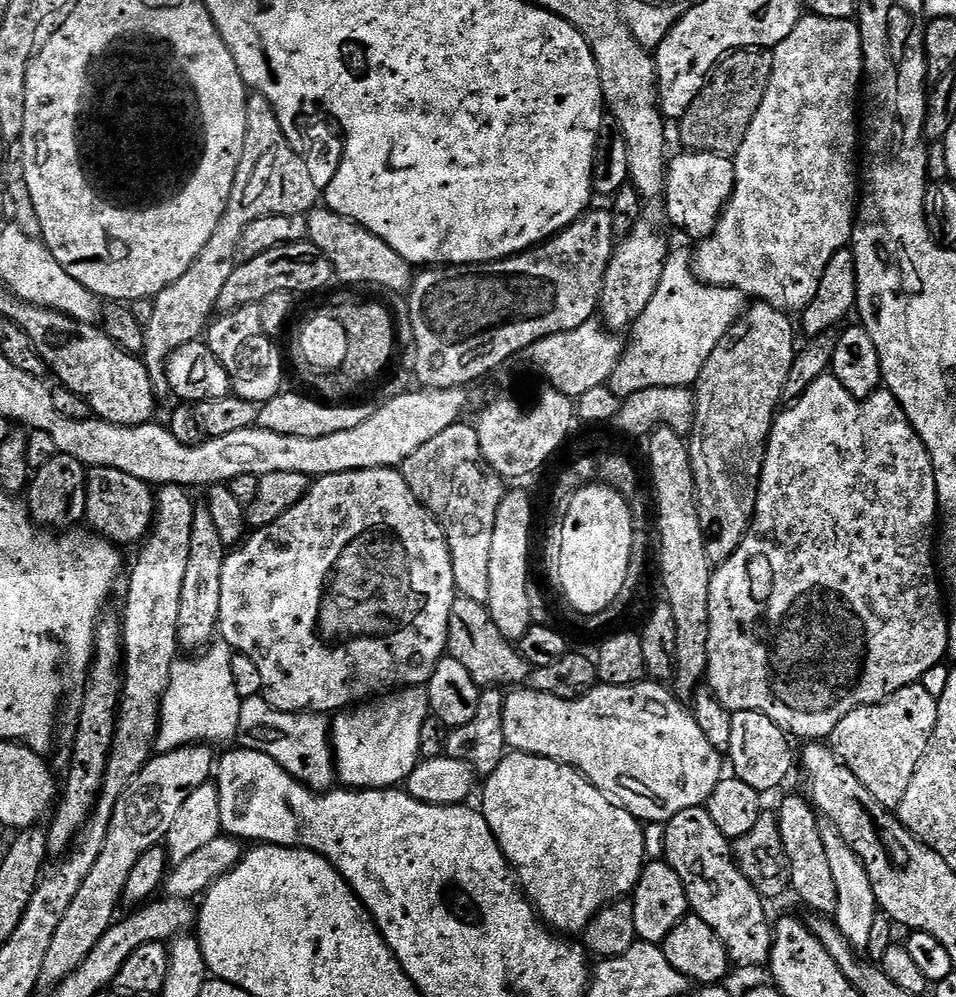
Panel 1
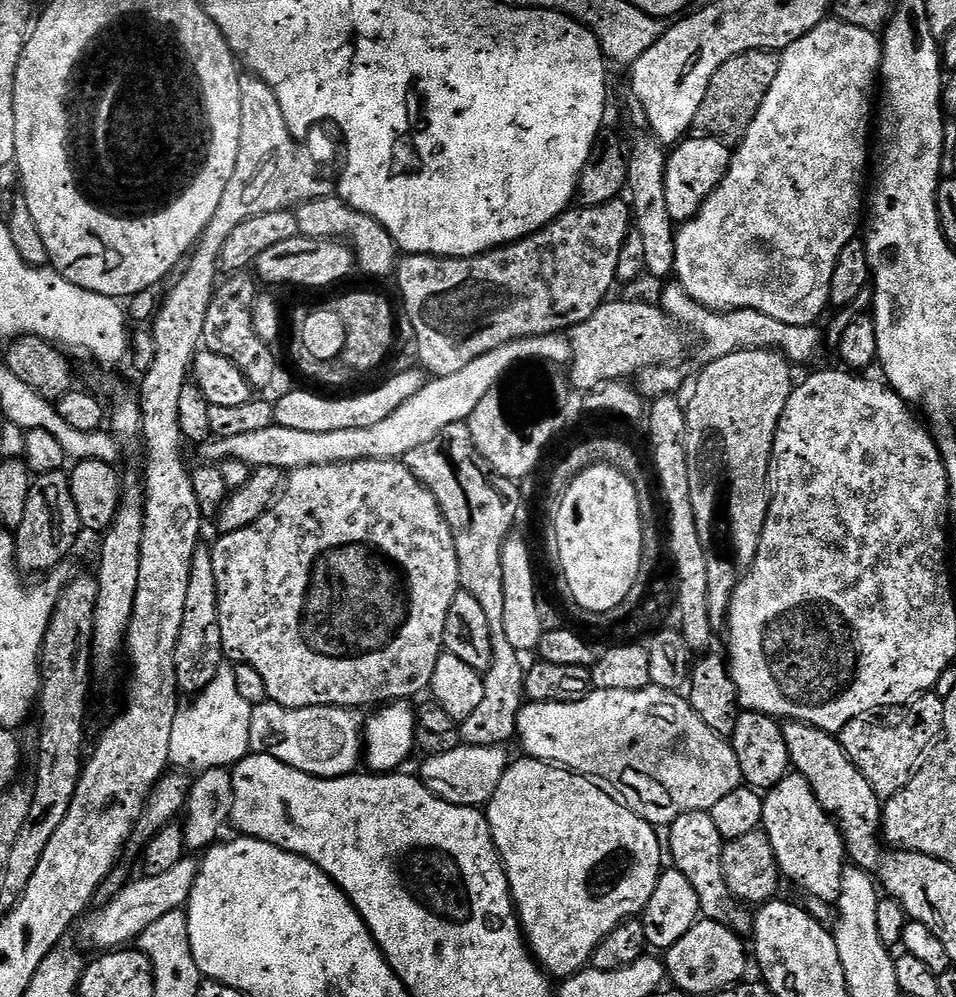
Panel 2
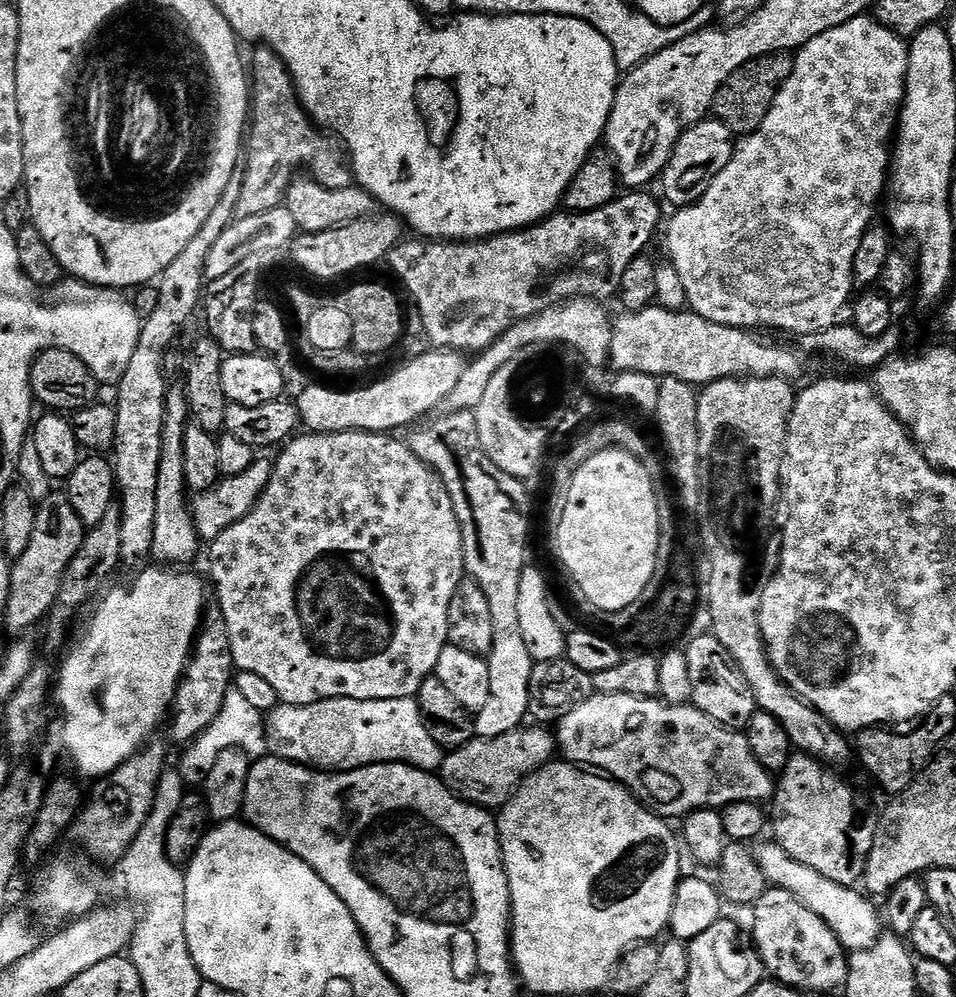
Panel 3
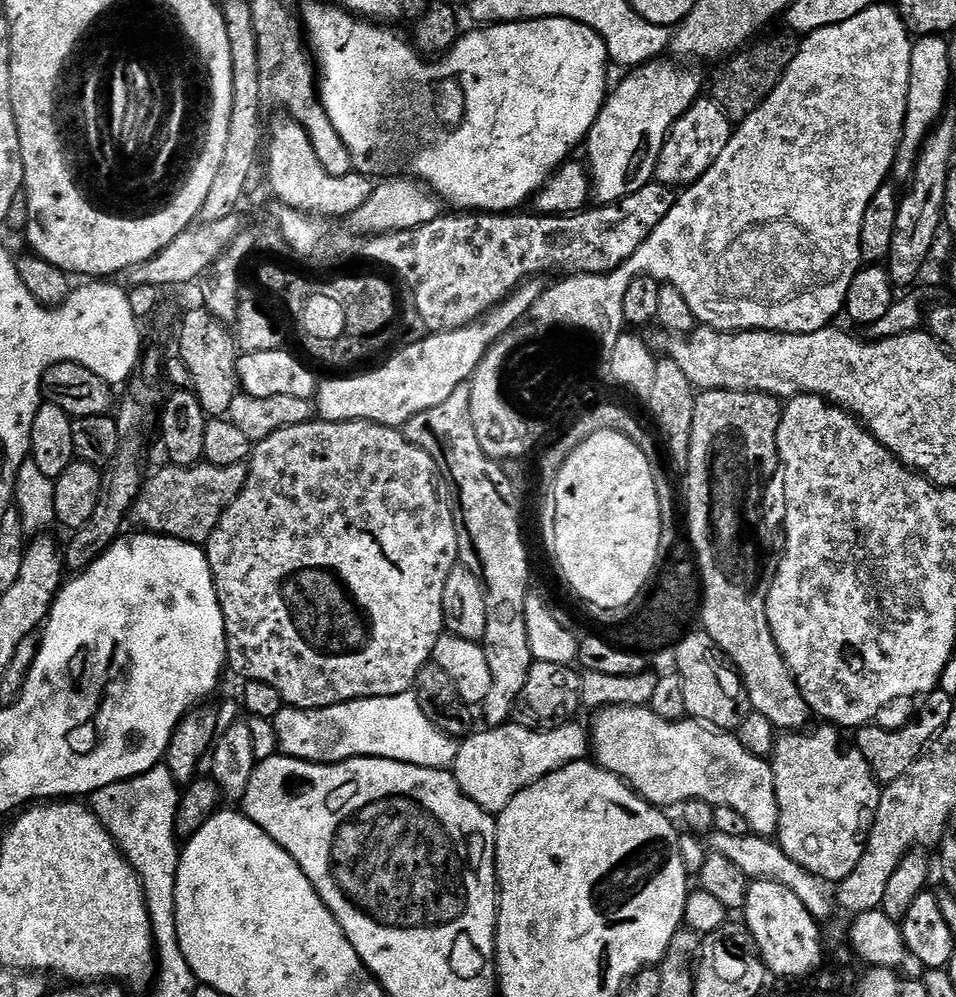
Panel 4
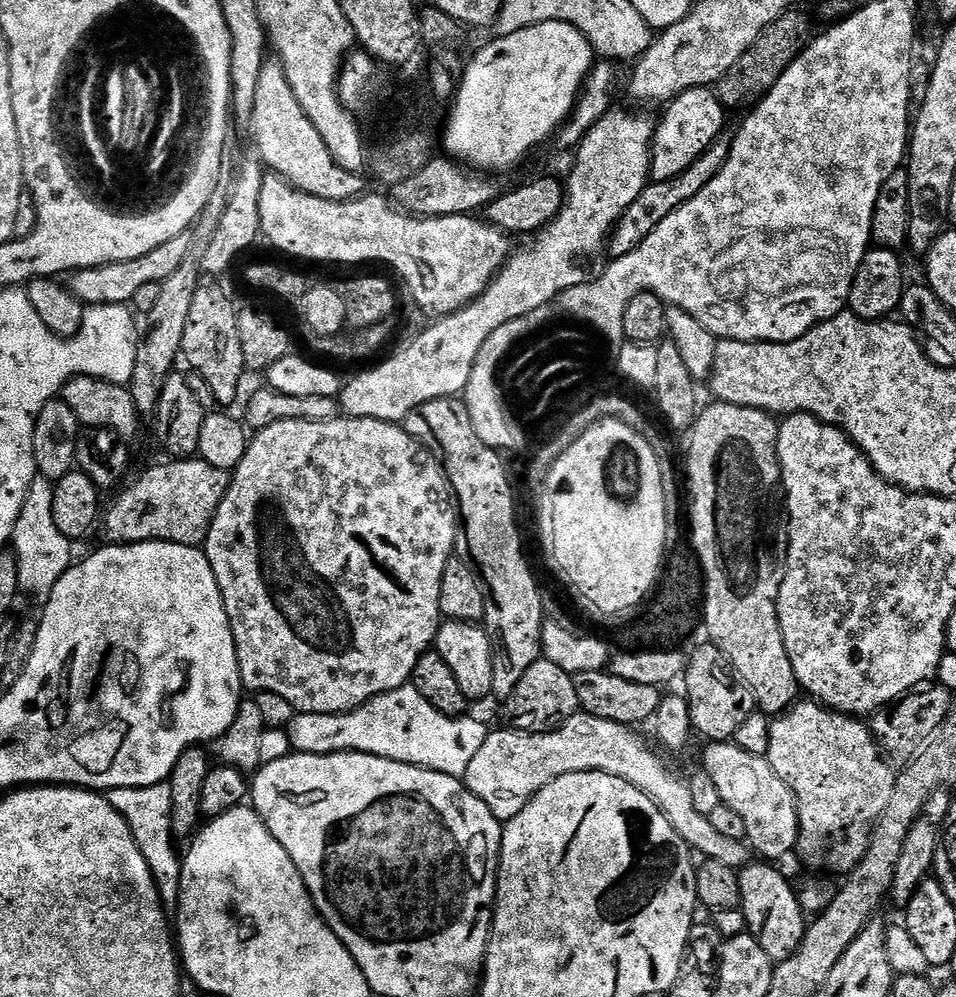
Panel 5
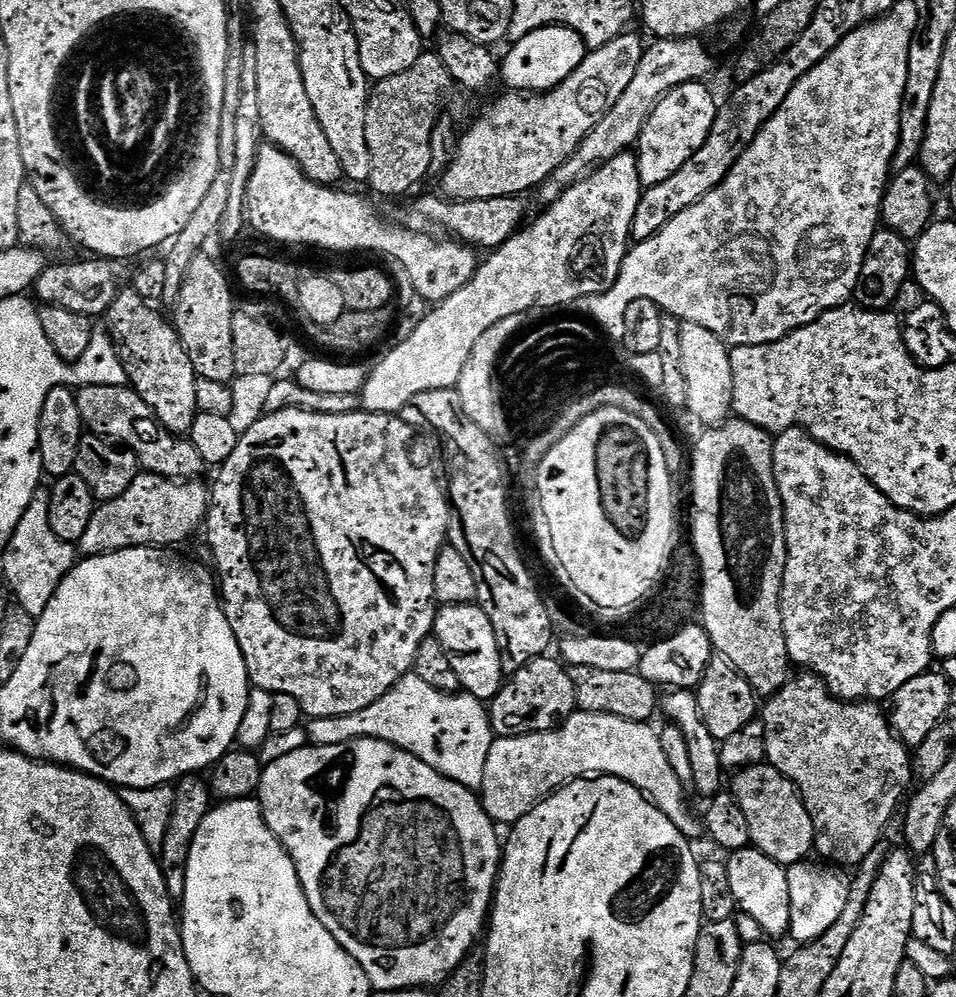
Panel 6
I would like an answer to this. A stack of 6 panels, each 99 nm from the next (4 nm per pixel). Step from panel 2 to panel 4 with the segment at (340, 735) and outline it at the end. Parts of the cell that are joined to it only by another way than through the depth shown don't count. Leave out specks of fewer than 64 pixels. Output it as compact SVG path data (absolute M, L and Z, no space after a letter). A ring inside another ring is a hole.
M412 692L397 696L375 696L342 702L325 708L294 708L286 706L275 718L276 746L283 755L311 764L341 764L354 758L382 758L423 768L451 769L456 763L457 741L442 734L426 714Z

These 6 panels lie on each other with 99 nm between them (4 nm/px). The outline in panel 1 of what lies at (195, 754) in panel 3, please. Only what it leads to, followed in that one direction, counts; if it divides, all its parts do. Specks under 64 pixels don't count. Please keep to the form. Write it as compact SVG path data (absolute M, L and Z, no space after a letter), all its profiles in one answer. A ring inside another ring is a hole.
M223 638L213 639L207 648L191 658L177 659L172 665L168 691L160 709L160 731L164 748L171 750L207 742L216 746L219 740L231 741L238 730L238 714L242 697L230 682L224 684L200 684L200 667L215 660L231 661L234 650ZM188 659L188 660L184 660ZM209 740L209 741L208 741Z

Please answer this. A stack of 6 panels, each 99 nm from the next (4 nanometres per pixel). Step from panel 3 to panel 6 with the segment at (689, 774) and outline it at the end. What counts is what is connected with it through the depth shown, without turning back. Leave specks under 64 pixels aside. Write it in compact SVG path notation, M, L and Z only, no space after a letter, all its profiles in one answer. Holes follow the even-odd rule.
M767 762L739 769L733 776L730 791L745 811L746 822L750 822L751 847L785 866L807 861L814 852L816 831L796 785Z

